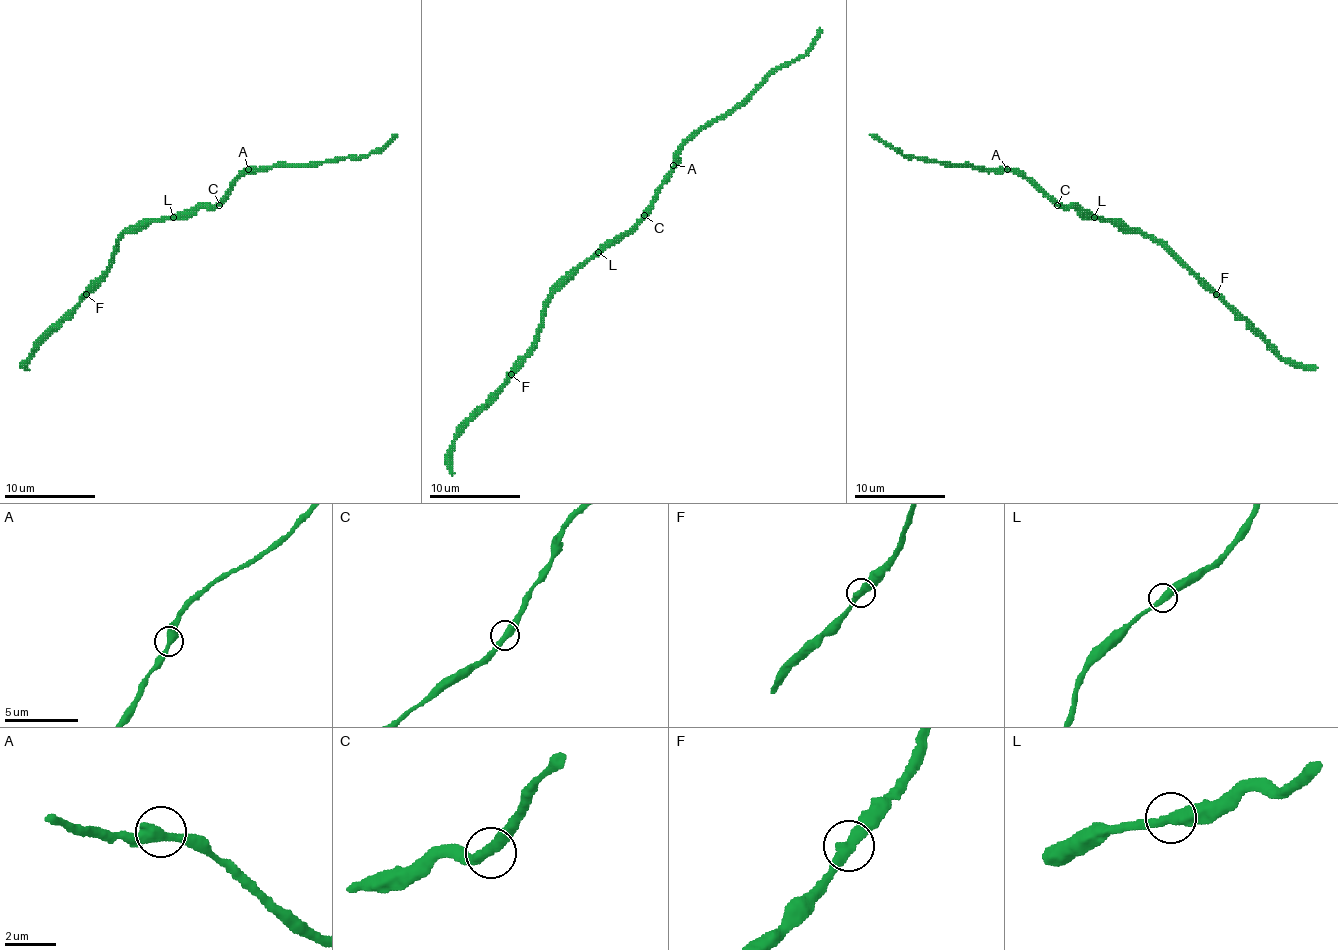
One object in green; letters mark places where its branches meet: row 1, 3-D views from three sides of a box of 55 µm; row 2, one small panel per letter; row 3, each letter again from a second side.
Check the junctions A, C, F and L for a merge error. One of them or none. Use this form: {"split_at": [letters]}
{"split_at": []}

